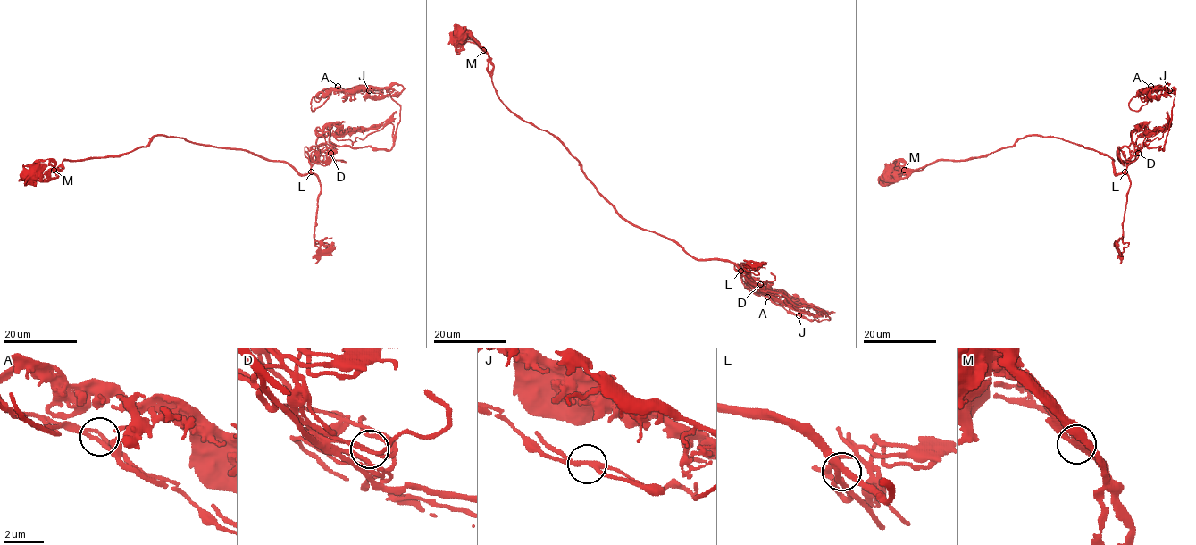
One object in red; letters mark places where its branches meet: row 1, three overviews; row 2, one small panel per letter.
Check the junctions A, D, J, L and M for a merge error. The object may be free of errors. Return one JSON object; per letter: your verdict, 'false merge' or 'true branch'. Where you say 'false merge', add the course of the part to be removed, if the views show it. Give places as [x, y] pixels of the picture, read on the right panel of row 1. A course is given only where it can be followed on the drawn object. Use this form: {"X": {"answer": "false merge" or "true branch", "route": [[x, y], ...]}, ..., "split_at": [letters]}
{"A": {"answer": "true branch"}, "D": {"answer": "true branch"}, "J": {"answer": "true branch"}, "L": {"answer": "true branch"}, "M": {"answer": "true branch"}, "split_at": []}

